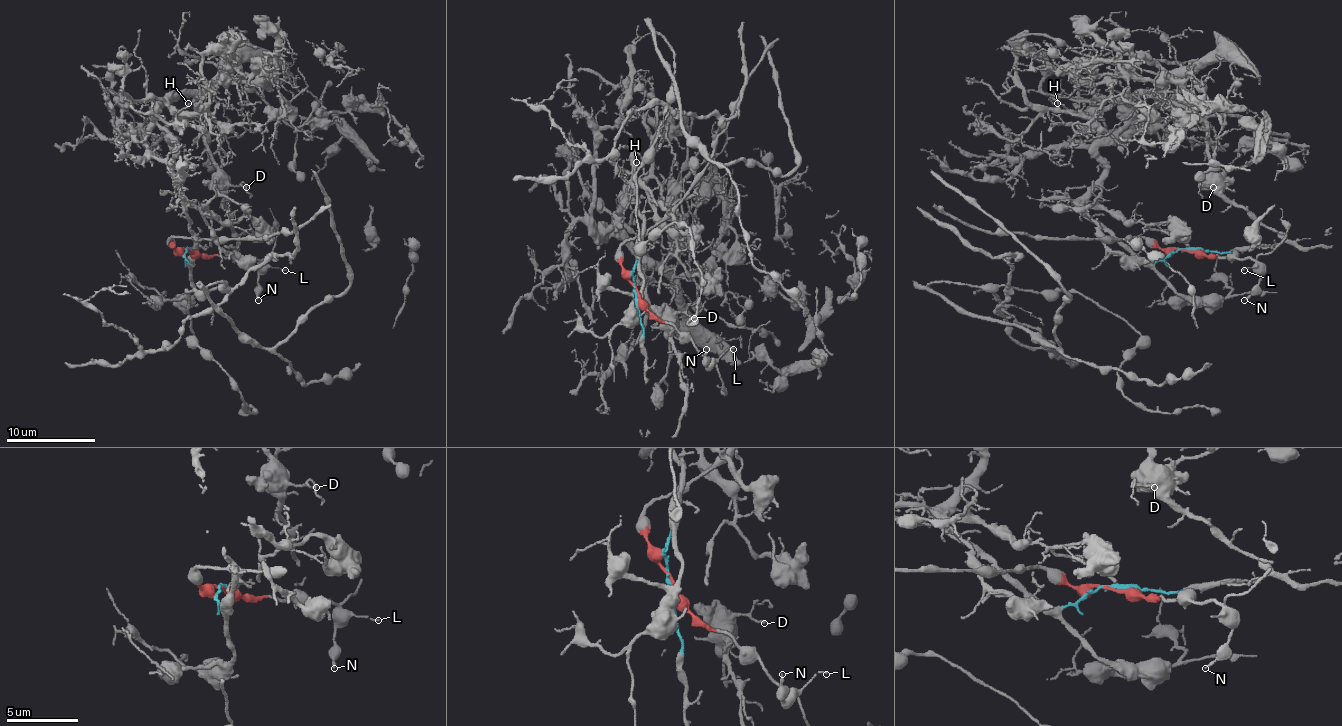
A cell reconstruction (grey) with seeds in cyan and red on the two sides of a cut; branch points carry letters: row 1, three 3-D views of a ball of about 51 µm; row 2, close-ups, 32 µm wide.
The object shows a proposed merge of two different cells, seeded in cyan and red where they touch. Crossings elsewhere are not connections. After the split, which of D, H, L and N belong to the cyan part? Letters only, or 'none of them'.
D, H

